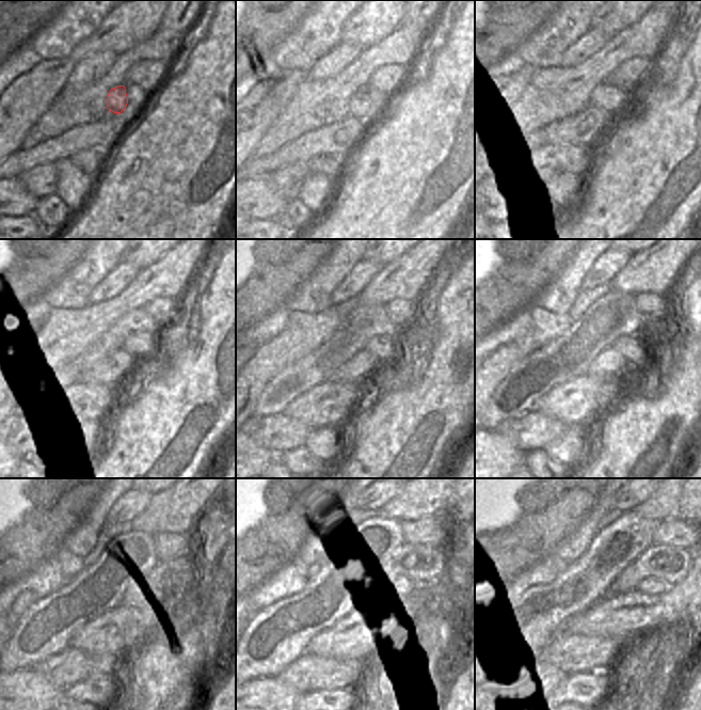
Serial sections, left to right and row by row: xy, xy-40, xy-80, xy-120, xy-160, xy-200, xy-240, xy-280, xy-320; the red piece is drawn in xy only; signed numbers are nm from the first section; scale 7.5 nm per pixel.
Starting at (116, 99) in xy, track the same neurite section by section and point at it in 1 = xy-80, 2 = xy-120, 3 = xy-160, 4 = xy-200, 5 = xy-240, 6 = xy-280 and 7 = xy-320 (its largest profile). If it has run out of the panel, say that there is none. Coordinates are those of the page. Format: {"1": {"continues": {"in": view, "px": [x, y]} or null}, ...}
{"1": {"continues": {"in": "xy-80", "px": [607, 97]}}, "2": {"continues": {"in": "xy-120", "px": [139, 344]}}, "3": {"continues": {"in": "xy-160", "px": [383, 346]}}, "4": {"continues": {"in": "xy-200", "px": [630, 346]}}, "5": {"continues": {"in": "xy-240", "px": [154, 586]}}, "6": {"continues": {"in": "xy-280", "px": [411, 587]}}, "7": {"continues": {"in": "xy-320", "px": [650, 586]}}}

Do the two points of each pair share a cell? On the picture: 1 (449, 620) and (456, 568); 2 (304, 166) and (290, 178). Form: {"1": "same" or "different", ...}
{"1": "different", "2": "same"}

